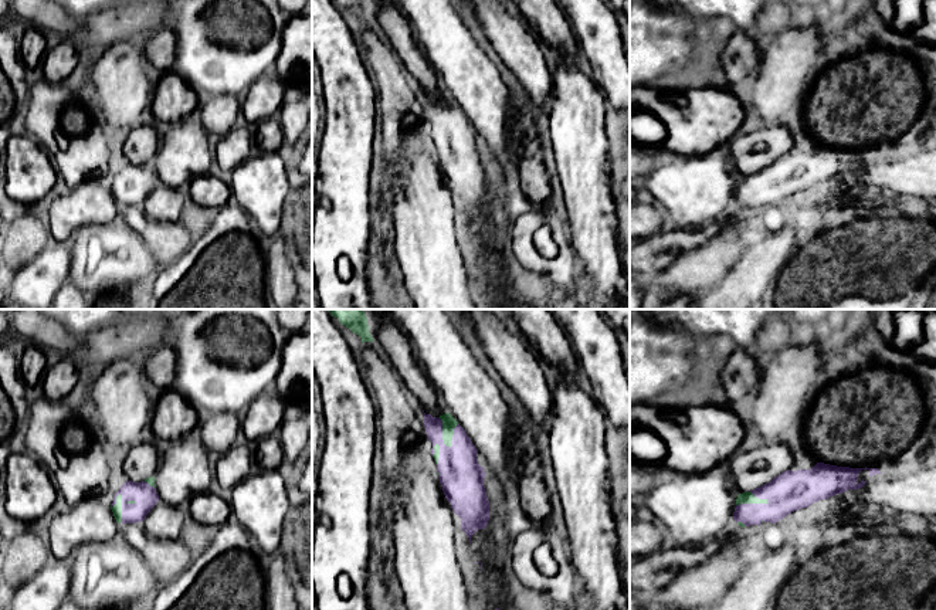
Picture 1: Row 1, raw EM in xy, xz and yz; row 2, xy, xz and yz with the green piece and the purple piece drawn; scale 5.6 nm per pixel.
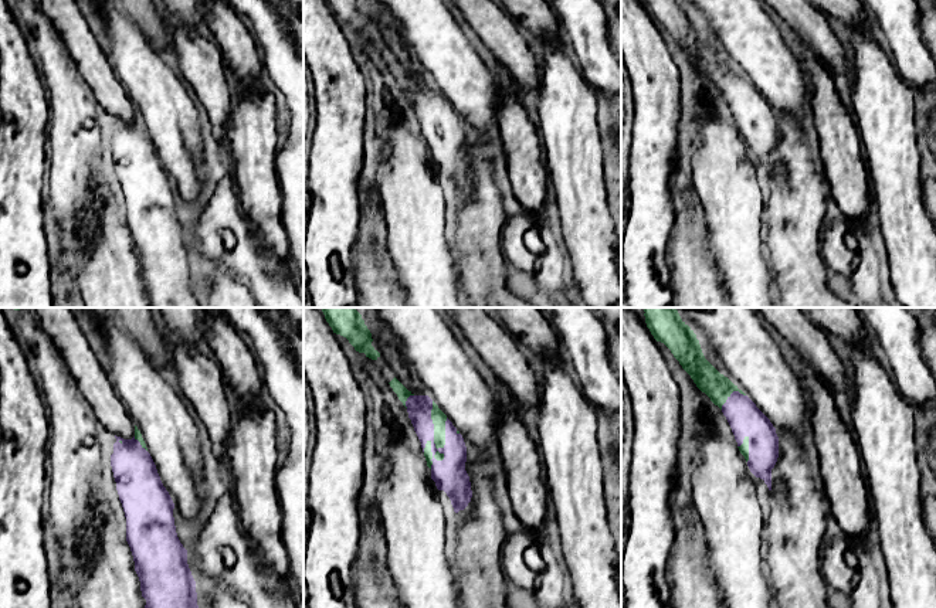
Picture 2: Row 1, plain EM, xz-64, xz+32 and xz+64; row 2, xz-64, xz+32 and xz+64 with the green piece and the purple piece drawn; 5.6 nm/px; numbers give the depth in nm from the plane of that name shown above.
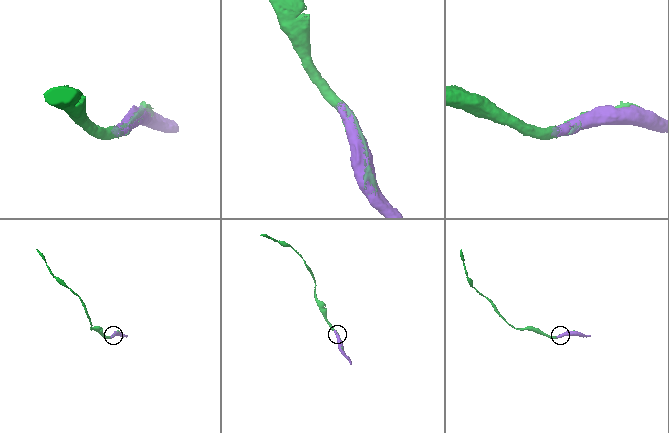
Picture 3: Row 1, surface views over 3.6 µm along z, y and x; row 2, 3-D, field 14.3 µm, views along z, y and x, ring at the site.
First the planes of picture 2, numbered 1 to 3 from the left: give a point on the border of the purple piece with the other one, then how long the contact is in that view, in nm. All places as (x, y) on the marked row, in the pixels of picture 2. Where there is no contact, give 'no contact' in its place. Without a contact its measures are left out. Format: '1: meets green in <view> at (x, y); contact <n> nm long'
1: meets green in xz-64 at (141, 444); contact 120 nm long
2: meets green in xz+32 at (434, 435); contact 380 nm long
3: meets green in xz+64 at (748, 448); contact 150 nm long

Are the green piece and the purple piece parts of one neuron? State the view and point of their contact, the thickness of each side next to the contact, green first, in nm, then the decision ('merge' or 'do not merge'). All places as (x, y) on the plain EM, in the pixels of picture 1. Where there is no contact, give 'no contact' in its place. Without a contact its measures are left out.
meets green in xz at (443, 115); 80 nm thick on the green side, 240 nm on the other; merge

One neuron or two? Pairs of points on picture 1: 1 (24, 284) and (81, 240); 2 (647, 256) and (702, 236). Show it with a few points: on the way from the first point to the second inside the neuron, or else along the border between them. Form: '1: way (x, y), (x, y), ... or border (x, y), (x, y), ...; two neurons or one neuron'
1: border (70, 248), (71, 265); two neurons
2: way (661, 248), (688, 240); one neuron

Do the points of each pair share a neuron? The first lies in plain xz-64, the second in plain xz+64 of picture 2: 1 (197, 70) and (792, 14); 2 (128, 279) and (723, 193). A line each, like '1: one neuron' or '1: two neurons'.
1: one neuron
2: one neuron

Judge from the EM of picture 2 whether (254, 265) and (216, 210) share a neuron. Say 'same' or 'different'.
same

